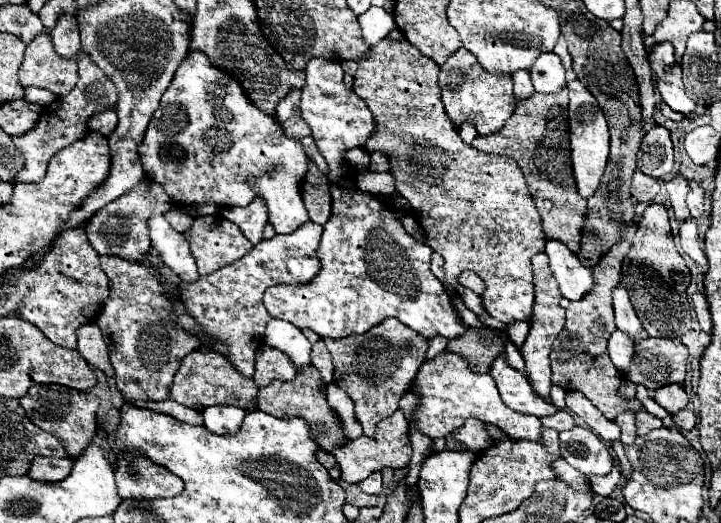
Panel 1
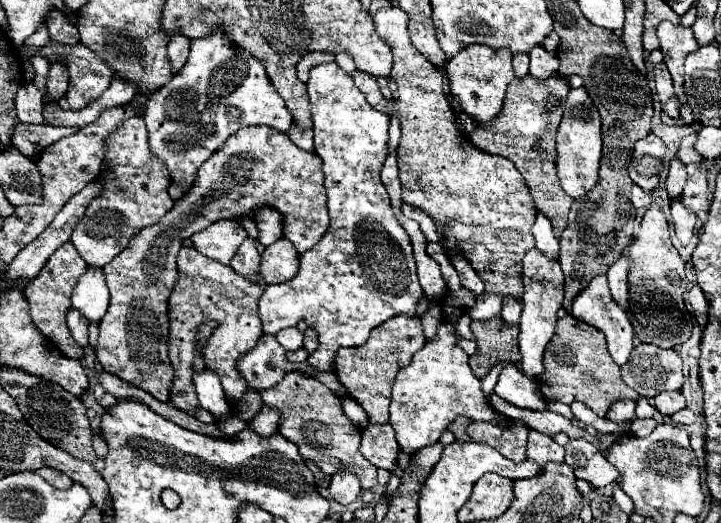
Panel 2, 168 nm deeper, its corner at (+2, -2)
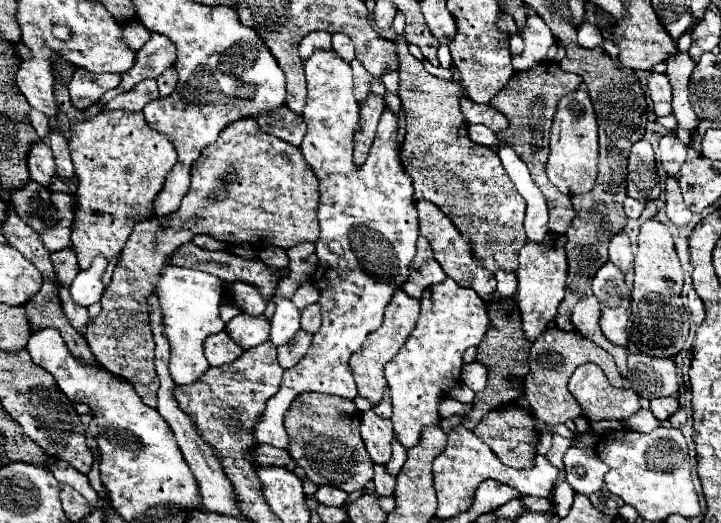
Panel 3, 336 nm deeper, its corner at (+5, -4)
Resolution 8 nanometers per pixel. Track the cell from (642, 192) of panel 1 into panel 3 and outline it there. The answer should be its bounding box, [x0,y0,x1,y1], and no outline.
[624,198,644,218]

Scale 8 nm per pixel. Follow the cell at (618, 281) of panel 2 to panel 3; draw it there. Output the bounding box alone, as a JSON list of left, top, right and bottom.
[610,230,634,272]

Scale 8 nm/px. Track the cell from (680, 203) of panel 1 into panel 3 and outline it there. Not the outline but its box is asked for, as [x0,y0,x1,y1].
[660,132,688,176]

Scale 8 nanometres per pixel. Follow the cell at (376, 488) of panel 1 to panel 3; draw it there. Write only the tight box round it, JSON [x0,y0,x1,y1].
[284,392,374,494]

